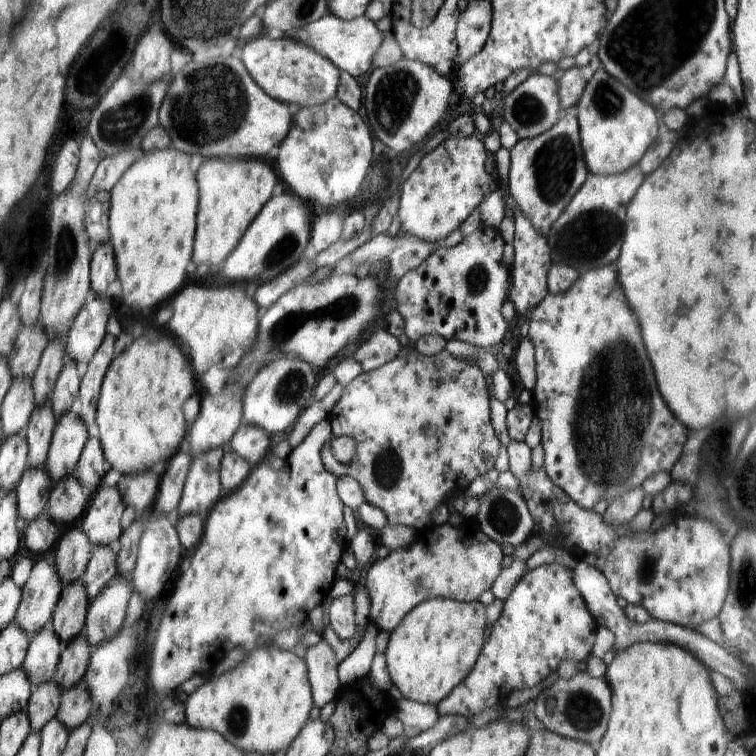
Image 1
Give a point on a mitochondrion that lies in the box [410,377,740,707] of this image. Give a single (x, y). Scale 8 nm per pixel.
(711, 464)

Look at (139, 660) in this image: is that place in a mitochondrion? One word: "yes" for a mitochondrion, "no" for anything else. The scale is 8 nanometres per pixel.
no

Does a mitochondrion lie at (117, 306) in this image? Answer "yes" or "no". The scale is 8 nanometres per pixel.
no

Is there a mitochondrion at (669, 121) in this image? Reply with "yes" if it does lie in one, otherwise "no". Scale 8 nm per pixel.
no

